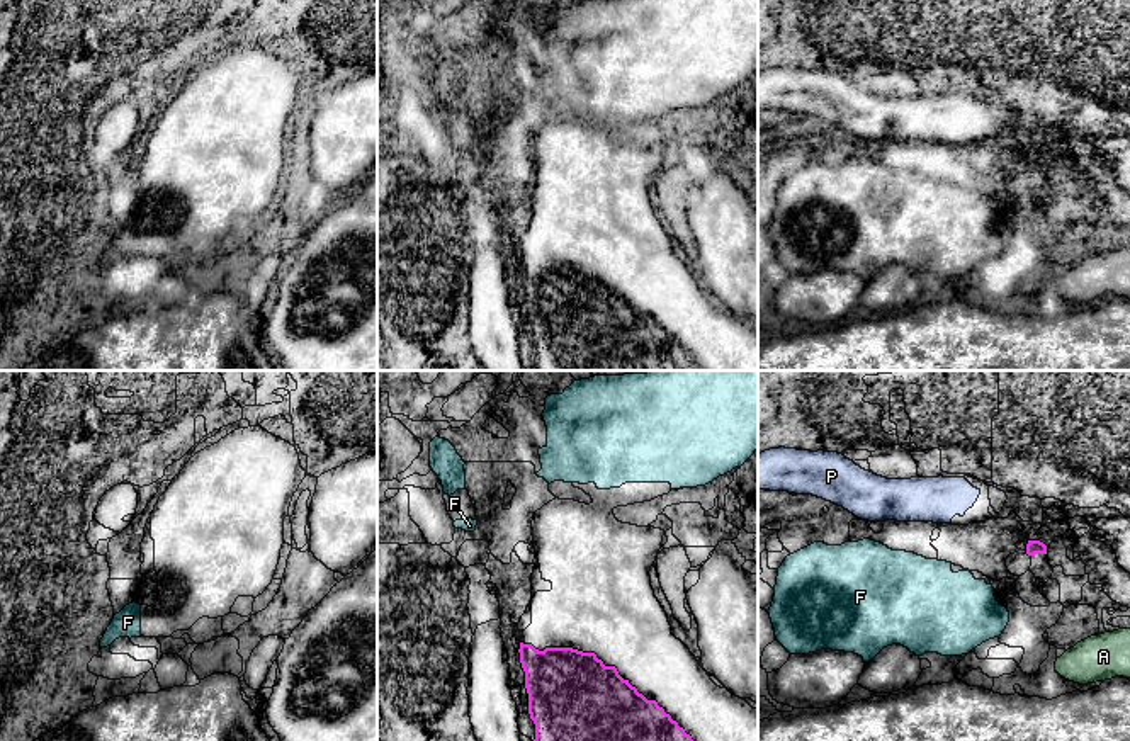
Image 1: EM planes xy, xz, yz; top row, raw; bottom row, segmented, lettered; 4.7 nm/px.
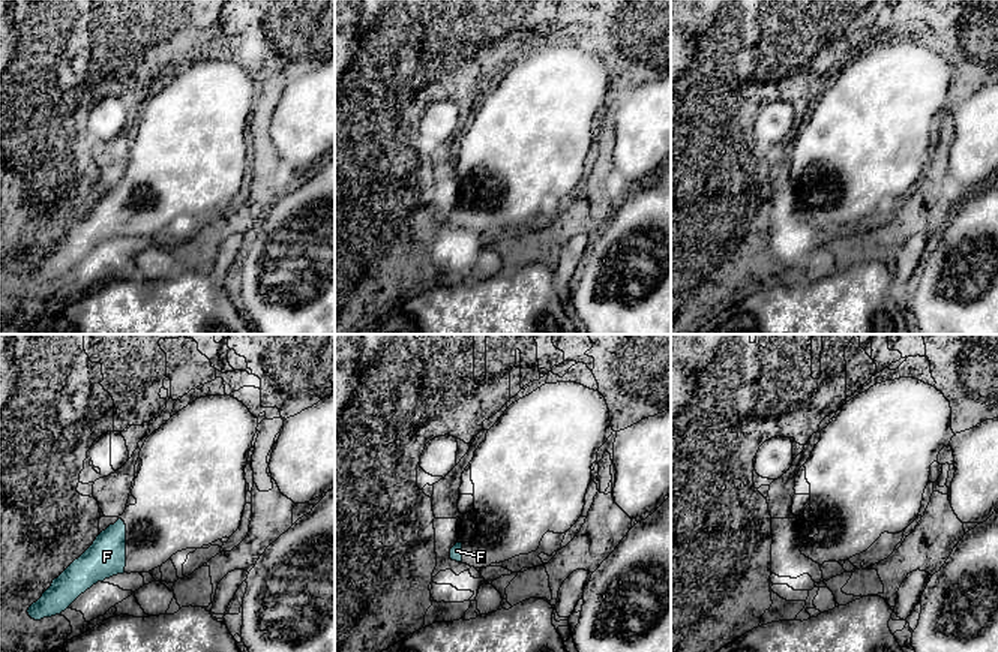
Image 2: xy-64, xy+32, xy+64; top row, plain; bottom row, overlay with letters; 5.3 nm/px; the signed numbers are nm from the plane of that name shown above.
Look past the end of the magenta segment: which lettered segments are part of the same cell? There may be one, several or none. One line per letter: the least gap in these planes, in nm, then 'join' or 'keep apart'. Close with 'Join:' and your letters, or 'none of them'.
A: gap 440 nm; keep apart
F: gap 220 nm; join
P: gap 320 nm; keep apart
Join: F

